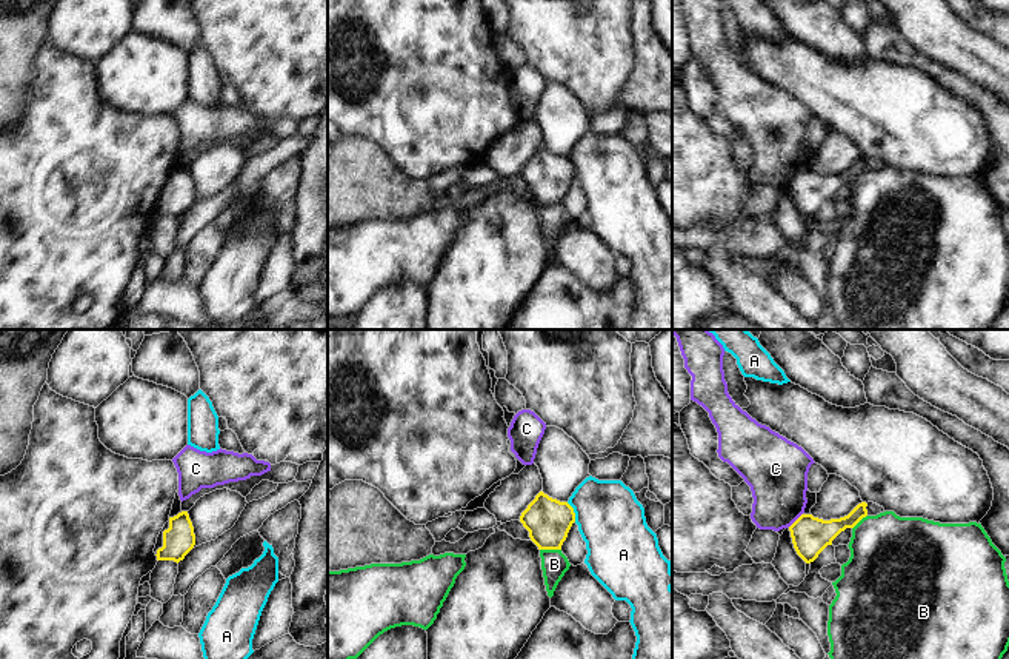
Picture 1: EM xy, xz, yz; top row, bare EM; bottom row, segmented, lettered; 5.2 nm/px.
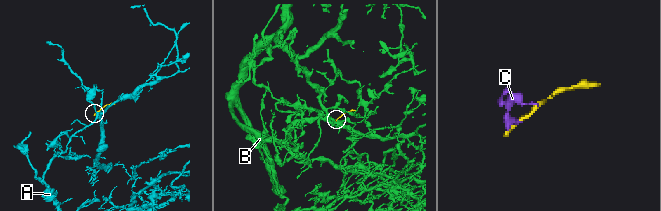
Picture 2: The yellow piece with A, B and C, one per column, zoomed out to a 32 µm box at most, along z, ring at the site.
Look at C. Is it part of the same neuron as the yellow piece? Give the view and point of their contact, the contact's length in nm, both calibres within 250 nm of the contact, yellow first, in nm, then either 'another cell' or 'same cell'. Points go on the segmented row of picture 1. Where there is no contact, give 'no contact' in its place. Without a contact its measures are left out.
meets yellow in yz at (795, 521); contact 100 nm long; 190 nm thick on the yellow side, 300 nm on the other; another cell

